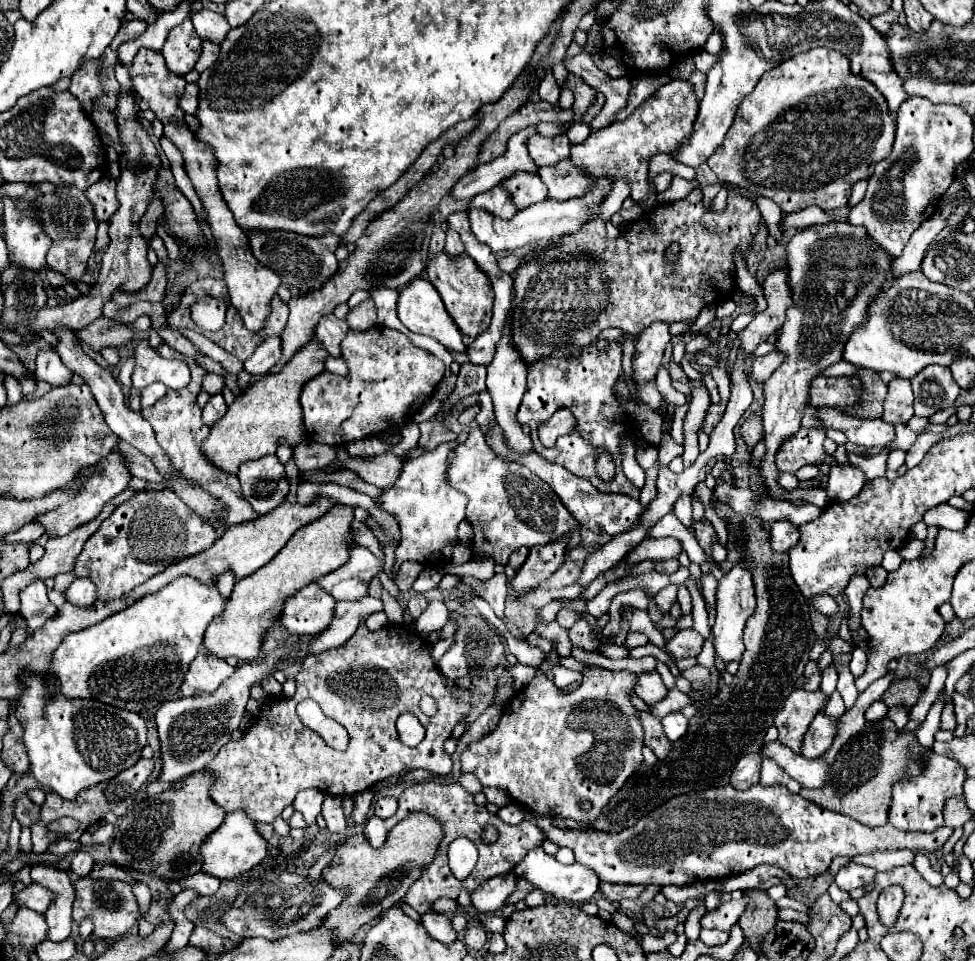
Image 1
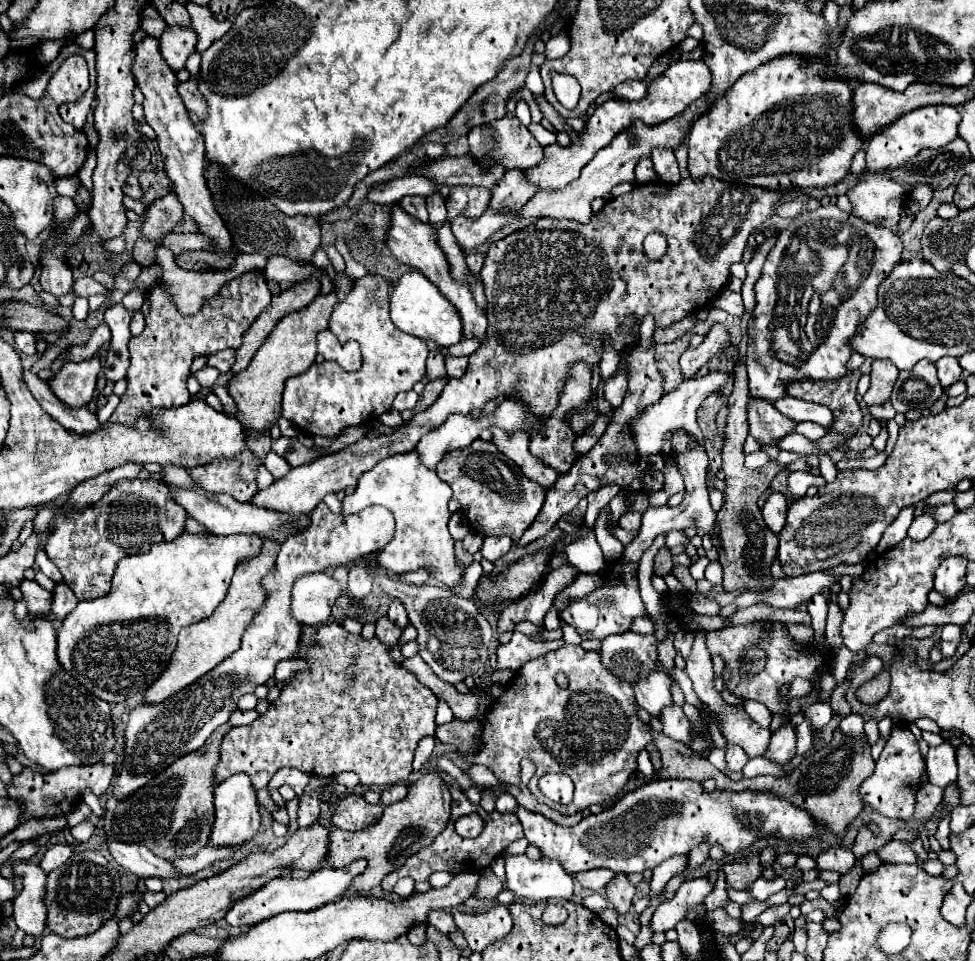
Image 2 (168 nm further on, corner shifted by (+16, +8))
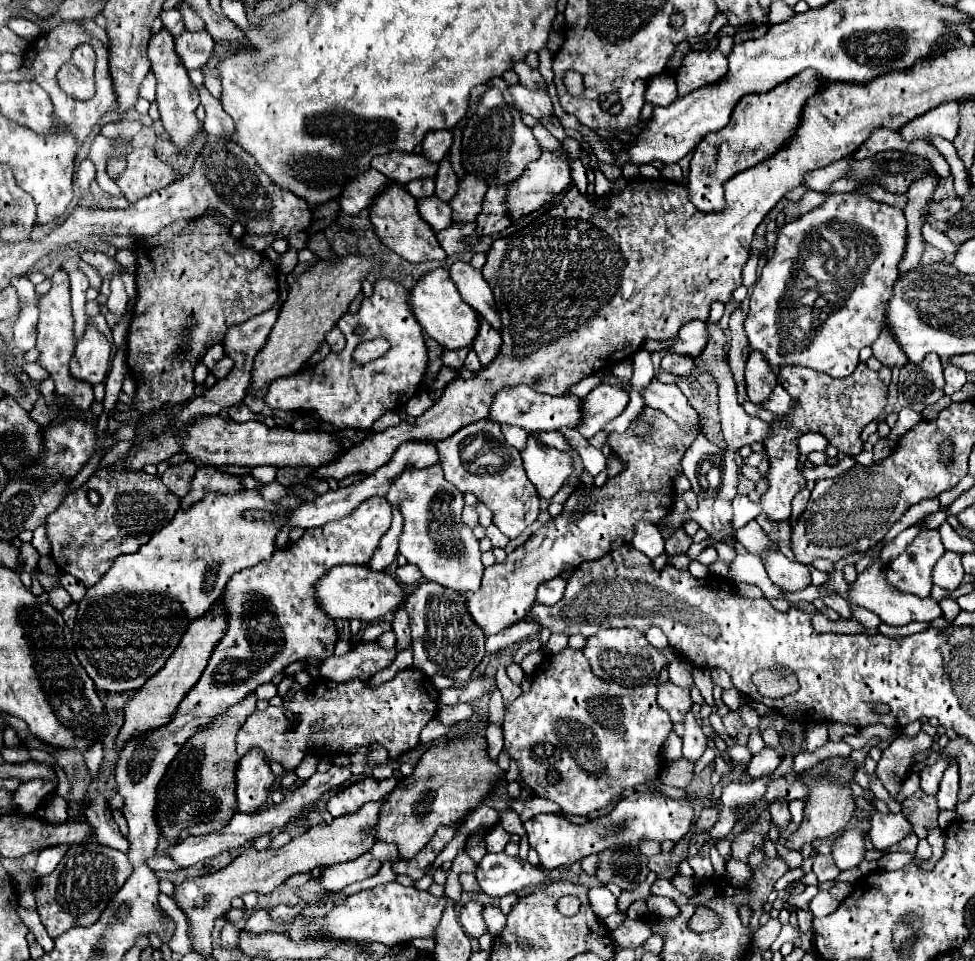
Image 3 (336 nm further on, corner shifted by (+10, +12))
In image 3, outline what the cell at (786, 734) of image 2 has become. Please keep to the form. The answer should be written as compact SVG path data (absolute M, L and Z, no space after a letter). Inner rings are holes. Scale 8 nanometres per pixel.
M766 745L760 753L752 755L752 761L748 763L748 773L754 779L760 779L760 777L764 777L768 773L774 773L780 763L782 763L782 755L774 747Z

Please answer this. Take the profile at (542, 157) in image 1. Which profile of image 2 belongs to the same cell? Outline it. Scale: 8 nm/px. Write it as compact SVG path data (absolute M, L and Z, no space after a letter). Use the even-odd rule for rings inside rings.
M500 117L484 125L476 125L468 133L468 155L480 165L490 167L492 163L500 163L504 169L528 169L532 165L538 165L542 159L542 145L532 137L532 133L516 119L516 117Z

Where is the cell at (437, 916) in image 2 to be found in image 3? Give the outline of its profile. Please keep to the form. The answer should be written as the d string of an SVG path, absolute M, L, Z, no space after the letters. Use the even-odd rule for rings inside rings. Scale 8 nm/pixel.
M470 901L460 909L460 925L472 937L480 937L486 933L486 925L482 921L480 911L482 911L482 905L476 901Z

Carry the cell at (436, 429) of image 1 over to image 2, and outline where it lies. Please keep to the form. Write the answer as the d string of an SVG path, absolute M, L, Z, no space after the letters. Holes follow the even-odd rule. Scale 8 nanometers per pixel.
M448 377L430 381L430 383L424 387L424 391L422 391L422 395L420 395L420 399L418 399L418 405L414 407L414 413L420 413L420 411L428 409L428 407L438 399L438 395L442 393L442 389L444 389L446 383L448 383Z

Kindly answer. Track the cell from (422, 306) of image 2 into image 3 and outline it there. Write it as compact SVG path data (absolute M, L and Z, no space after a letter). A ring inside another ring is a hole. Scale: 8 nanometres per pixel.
M434 269L426 275L422 275L416 285L412 287L410 291L410 301L412 301L412 309L414 309L414 315L418 319L418 323L422 325L422 329L432 337L436 339L442 347L446 349L460 349L460 347L468 347L472 345L472 339L476 337L476 327L478 327L478 315L474 309L470 309L456 285L452 283L450 275L448 275L448 269Z

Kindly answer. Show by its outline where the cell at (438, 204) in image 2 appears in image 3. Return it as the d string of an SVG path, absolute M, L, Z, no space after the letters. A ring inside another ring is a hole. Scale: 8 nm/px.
M444 157L440 161L438 173L436 173L436 197L444 199L444 201L450 201L454 197L456 189L458 189L458 177L456 177L448 157Z

